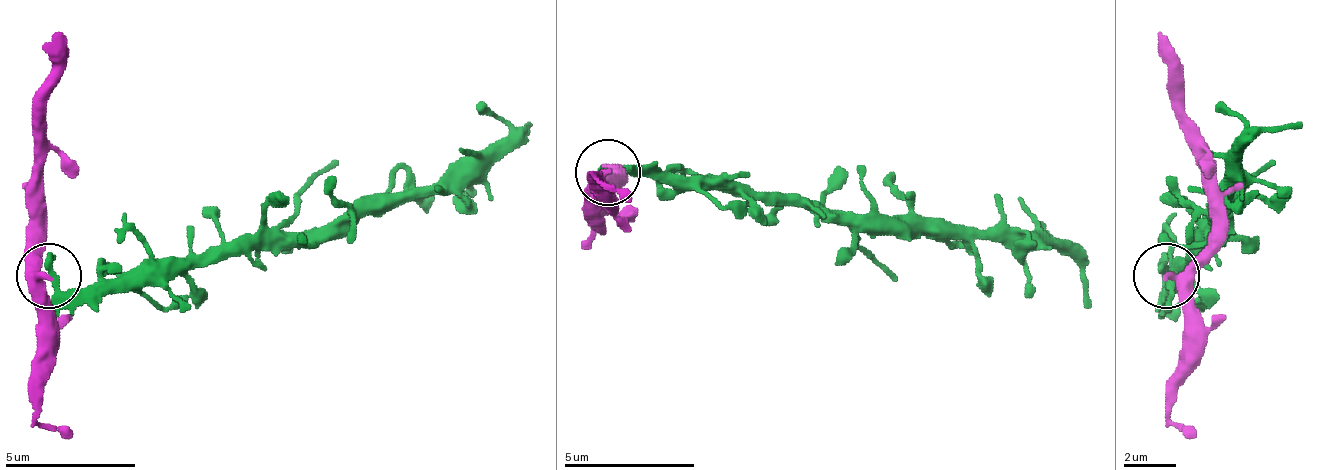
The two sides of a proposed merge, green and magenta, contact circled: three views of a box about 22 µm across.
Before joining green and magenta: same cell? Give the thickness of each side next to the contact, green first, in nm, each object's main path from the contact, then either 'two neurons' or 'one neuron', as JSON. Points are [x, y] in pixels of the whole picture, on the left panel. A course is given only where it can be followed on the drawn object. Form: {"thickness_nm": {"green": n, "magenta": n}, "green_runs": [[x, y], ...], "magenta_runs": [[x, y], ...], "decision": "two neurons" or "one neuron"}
{"thickness_nm": {"green": 340, "magenta": 260}, "green_runs": [[50, 277], [63, 290], [168, 284], [182, 271], [267, 244], [339, 238], [366, 211], [458, 192], [530, 119]], "magenta_runs": [[50, 277], [37, 244], [37, 113], [63, 34]], "decision": "two neurons"}

